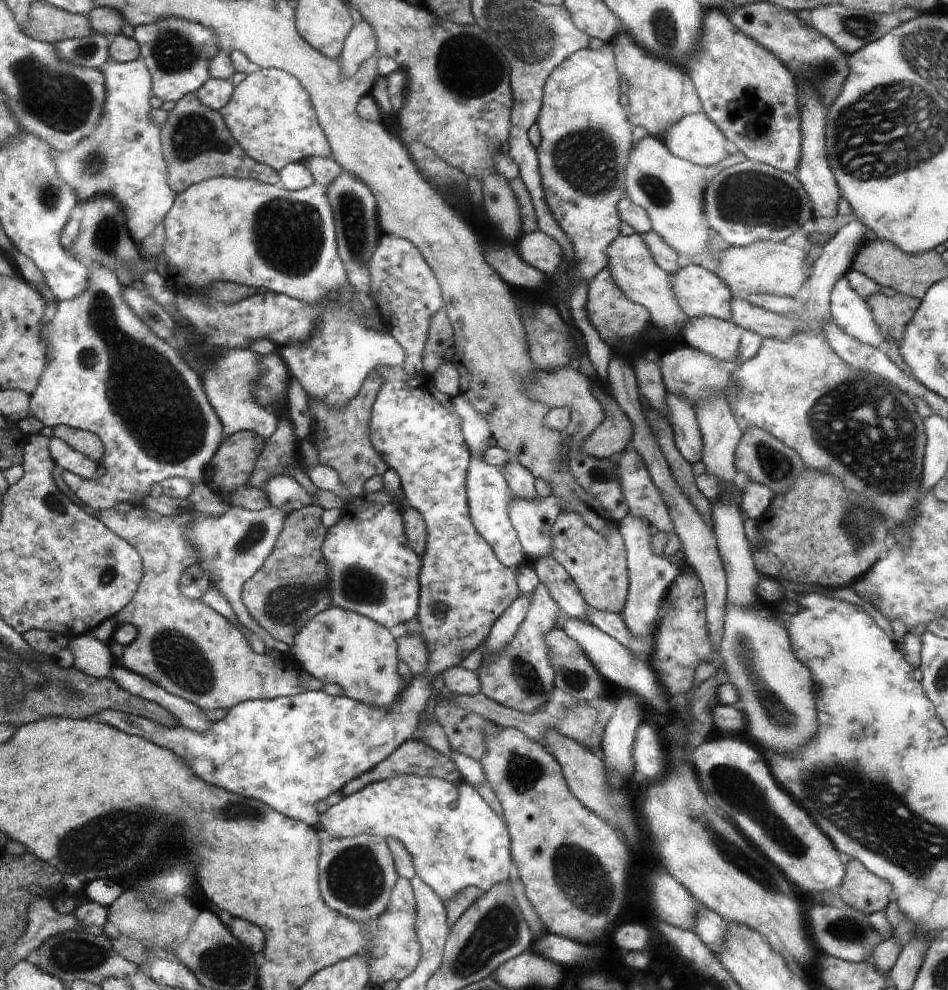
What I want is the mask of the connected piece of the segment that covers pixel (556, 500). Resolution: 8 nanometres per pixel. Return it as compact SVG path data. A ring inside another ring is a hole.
M554 493L533 499L517 498L510 506L512 524L532 562L539 556L550 555L551 530L562 510L563 498Z

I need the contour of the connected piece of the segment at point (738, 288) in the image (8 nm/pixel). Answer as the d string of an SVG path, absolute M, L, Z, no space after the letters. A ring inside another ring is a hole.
M759 240L743 247L731 246L728 250L717 254L720 264L716 274L726 283L733 296L743 293L775 294L778 296L794 297L803 295L806 285L806 266L804 252L788 246L786 242L775 240Z

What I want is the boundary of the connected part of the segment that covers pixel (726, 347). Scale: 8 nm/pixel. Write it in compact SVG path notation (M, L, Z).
M701 316L690 319L682 330L682 343L704 351L722 361L738 356L739 336L744 331L737 323Z

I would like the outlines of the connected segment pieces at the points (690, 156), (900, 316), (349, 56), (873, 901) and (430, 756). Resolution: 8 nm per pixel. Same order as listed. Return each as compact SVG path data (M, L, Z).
M702 112L681 118L665 134L664 143L674 155L706 168L730 155L725 139L722 130Z
M875 293L865 299L883 338L878 349L886 353L890 343L900 346L904 340L905 330L916 316L922 300L900 293L890 297Z
M362 20L360 24L354 26L349 36L345 38L344 52L339 58L342 74L346 79L354 76L361 64L371 56L376 55L376 52L375 34L372 34L372 28L368 26L367 21Z
M858 859L845 864L845 875L836 892L846 905L867 915L884 912L894 897L892 884L875 875Z
M412 738L406 741L396 752L392 753L385 761L382 761L376 768L369 770L368 773L362 774L361 777L356 780L350 781L348 785L344 786L341 790L344 797L352 796L359 790L365 788L365 786L372 785L378 781L390 780L399 776L418 775L419 777L438 777L444 779L452 784L459 786L464 780L461 778L461 771L455 765L454 761L451 761L448 756L443 755L426 742L422 742L420 739Z

